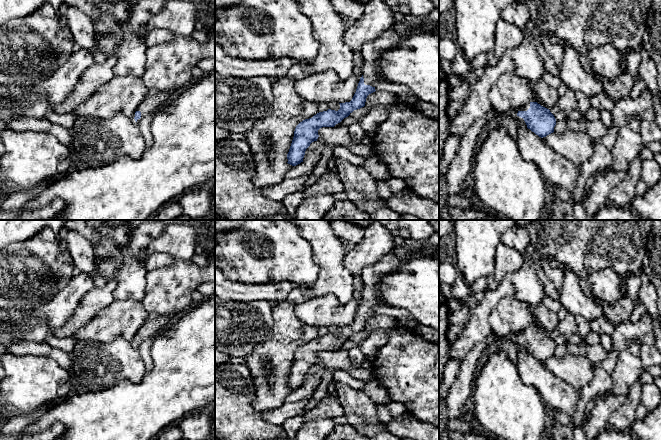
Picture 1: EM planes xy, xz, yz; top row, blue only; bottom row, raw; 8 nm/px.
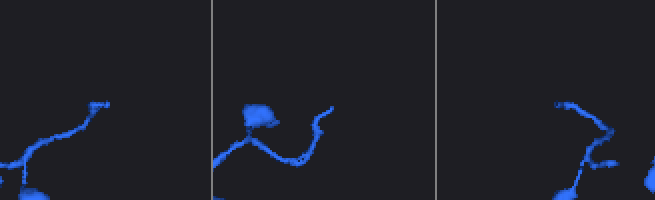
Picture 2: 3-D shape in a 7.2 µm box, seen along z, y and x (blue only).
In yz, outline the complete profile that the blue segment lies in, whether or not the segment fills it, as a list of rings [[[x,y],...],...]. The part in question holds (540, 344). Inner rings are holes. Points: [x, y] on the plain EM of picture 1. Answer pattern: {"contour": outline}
{"contour": [[[530,326],[522,330],[517,340],[524,343],[527,352],[543,362],[554,356],[556,343],[549,333],[537,326]]]}

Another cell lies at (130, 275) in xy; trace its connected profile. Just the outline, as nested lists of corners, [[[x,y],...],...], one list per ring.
[[[124,253],[112,275],[117,281],[113,291],[114,300],[141,302],[145,295],[146,273],[145,267],[138,261],[138,256]]]

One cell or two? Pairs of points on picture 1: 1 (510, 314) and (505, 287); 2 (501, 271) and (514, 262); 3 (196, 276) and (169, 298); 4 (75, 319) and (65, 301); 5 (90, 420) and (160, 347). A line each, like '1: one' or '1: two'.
1: two
2: one
3: one
4: two
5: one

